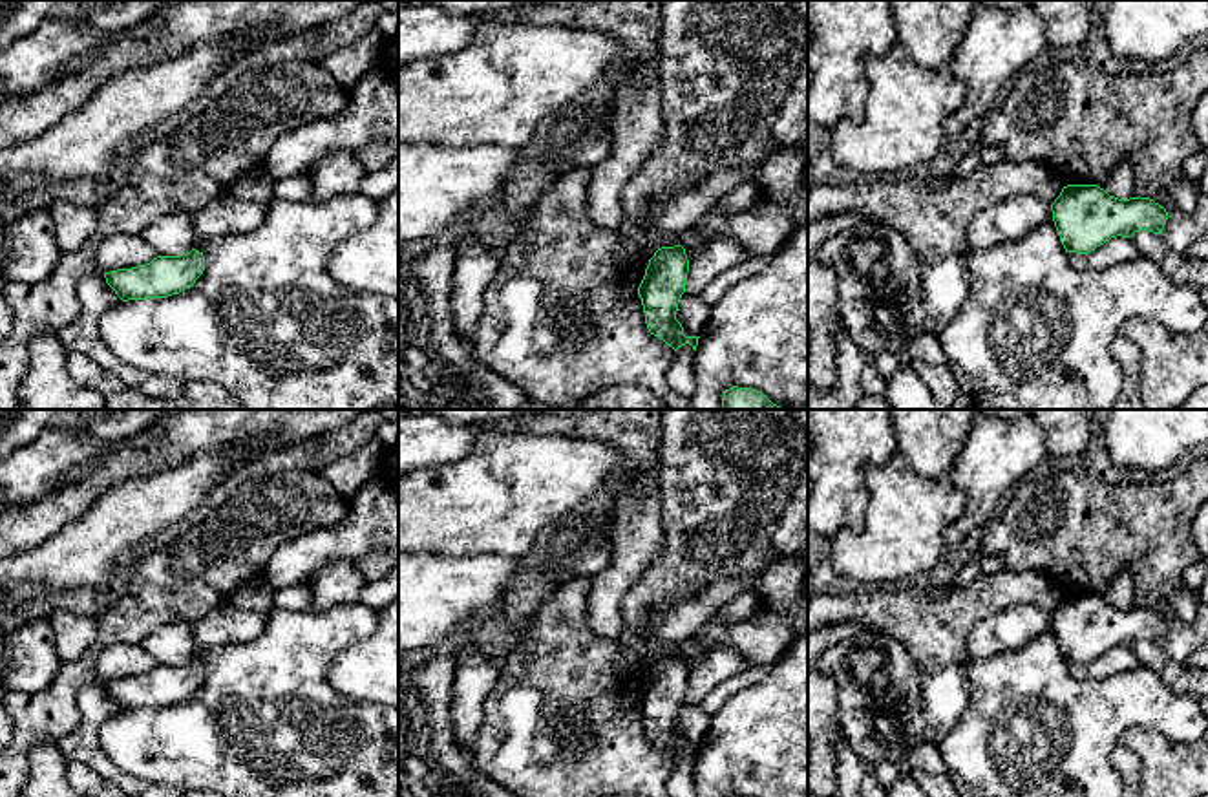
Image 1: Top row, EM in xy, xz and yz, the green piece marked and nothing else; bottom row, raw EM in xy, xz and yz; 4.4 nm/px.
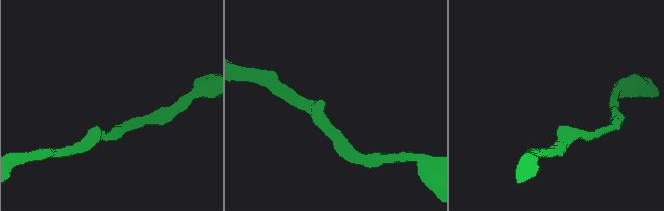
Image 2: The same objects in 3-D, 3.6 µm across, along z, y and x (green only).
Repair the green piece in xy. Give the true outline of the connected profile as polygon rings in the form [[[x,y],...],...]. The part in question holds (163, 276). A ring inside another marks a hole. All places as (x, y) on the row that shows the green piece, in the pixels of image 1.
[[[203,252],[157,256],[146,265],[104,272],[106,283],[122,300],[168,298],[192,287],[205,271]]]

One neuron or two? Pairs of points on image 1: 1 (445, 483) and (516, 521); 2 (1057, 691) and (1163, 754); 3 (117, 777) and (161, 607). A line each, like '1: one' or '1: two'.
1: one
2: two
3: two

